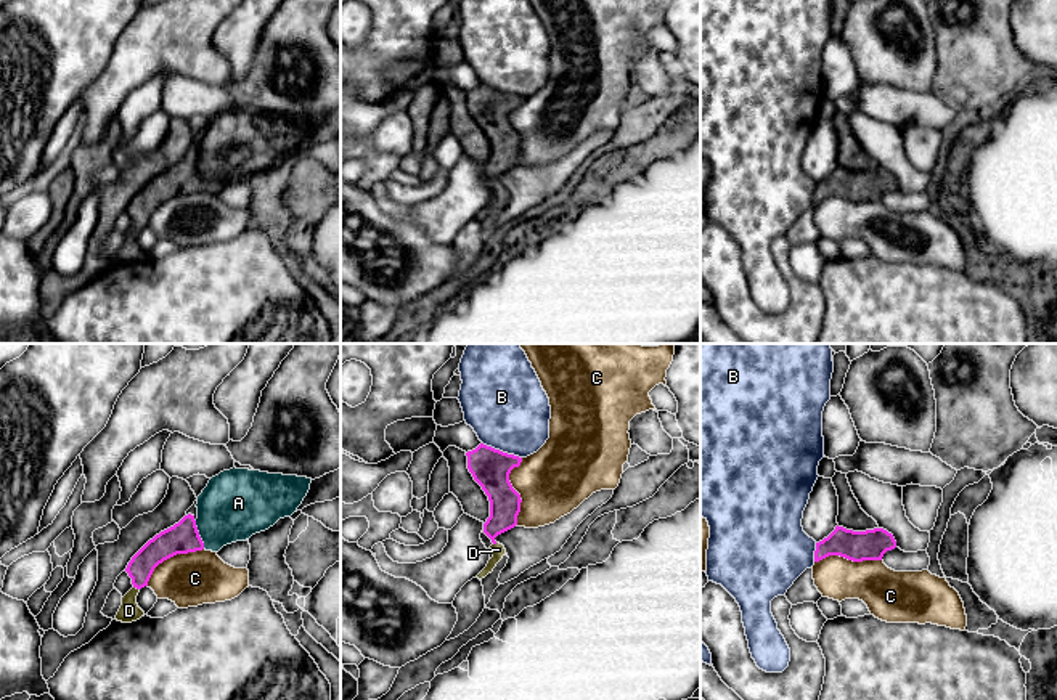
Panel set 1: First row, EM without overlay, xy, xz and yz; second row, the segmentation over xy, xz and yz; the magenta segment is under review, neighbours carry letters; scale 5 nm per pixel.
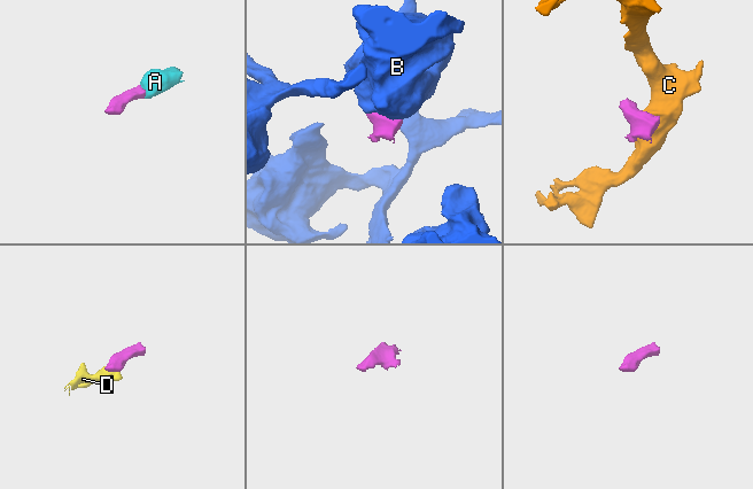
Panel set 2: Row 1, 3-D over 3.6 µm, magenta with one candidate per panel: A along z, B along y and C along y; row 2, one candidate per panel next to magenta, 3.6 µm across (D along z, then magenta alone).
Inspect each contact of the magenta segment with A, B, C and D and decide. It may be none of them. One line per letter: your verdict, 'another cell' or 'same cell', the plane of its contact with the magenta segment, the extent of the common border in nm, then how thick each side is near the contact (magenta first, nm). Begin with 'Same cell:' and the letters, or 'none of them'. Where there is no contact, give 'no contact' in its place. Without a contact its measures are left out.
Same cell: A, D
A: same cell; contact in xy; length 150 nm; calibres 160 and 340 nm
B: another cell; contact in xz; length 220 nm; calibres 200 and 400 nm
C: another cell; contact in xz; length 340 nm; calibres 200 and 340 nm
D: same cell; contact in xy; length 40 nm; calibres 140 and 100 nm

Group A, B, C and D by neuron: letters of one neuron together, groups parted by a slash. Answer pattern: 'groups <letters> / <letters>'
groups A D / B / C

